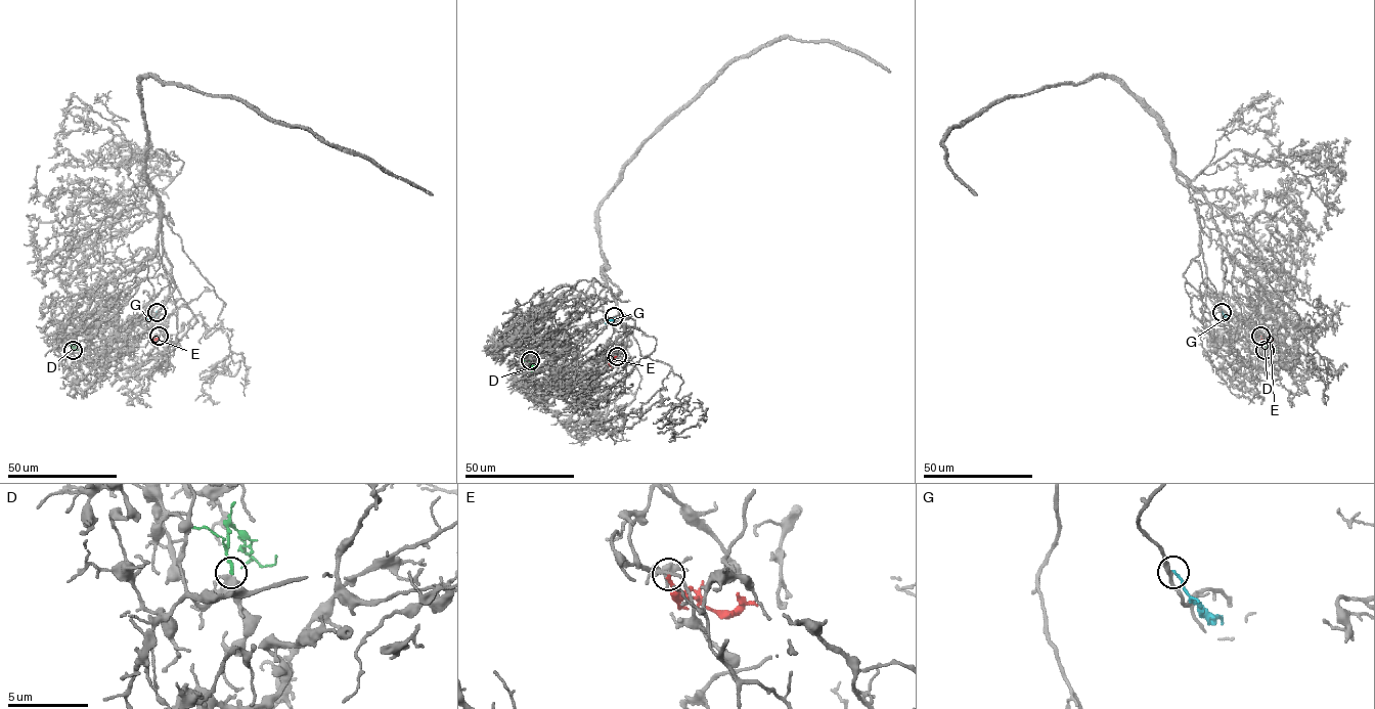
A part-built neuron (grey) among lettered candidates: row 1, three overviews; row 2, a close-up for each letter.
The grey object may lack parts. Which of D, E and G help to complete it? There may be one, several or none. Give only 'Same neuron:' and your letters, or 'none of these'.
Same neuron: none of these

